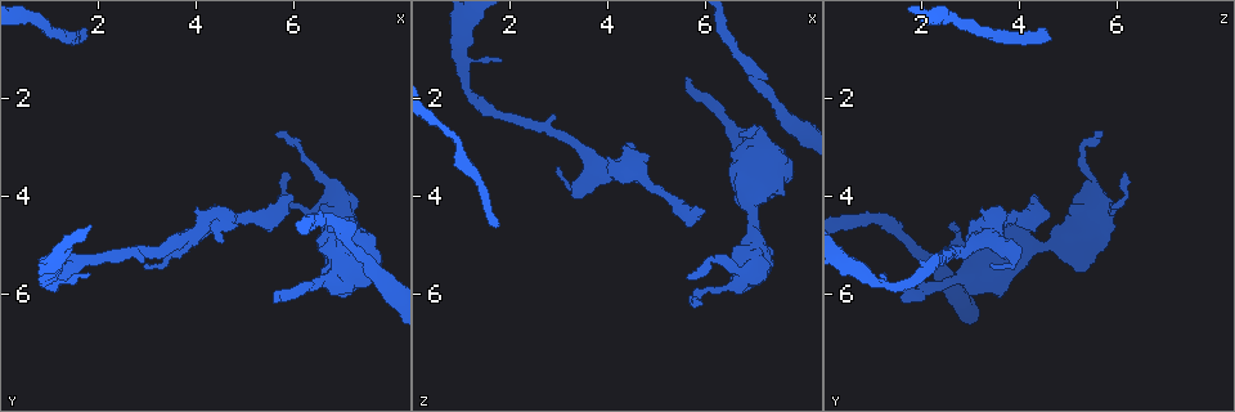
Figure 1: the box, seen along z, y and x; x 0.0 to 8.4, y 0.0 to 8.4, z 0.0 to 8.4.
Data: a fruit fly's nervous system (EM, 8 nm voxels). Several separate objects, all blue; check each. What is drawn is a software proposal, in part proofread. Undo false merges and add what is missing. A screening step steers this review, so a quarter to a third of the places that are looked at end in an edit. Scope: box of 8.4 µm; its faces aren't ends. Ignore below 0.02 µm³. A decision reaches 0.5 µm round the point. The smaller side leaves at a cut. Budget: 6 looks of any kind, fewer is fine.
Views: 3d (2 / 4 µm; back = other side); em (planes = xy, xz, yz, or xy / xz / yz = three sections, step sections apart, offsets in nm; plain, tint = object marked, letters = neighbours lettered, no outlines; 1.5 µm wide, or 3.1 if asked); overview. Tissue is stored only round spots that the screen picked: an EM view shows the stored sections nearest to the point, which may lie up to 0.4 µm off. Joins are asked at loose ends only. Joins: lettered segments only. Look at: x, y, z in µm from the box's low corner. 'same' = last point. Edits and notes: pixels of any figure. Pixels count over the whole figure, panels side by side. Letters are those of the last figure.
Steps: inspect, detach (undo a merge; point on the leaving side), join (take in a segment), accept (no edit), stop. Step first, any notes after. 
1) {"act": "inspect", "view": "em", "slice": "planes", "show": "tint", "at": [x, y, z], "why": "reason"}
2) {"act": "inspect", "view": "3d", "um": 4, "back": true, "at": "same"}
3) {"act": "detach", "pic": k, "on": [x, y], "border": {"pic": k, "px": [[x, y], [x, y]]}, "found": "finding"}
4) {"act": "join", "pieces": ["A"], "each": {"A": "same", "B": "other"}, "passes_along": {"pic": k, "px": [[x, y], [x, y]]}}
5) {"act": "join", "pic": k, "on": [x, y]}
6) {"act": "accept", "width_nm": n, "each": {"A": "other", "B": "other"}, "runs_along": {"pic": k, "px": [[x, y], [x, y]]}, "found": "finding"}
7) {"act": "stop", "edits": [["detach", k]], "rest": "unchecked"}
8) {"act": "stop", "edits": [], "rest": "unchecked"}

{"act": "inspect", "view": "3d", "um": 2, "back": true, "at": [5.65, 6.20, 1.60]}

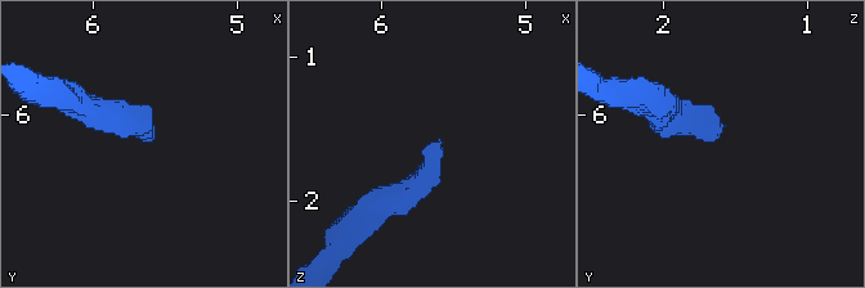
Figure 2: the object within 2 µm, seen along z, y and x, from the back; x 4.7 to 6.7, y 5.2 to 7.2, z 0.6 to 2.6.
{"act": "inspect", "view": "em", "slice": "planes", "show": "letters", "at": [5.58, 6.16, 1.68], "why": "need the tissue"}

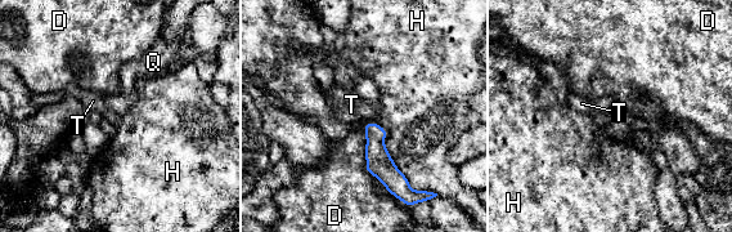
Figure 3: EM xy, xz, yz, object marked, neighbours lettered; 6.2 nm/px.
{"act": "accept", "longest_contact_nm": ["H", 600], "each": {"D": "other", "H": "other", "Q": "other", "T": "other"}, "border": {"pic": 3, "px": [[363, 132], [366, 169], [373, 177]]}, "found": "no lettered segment goes on from it"}

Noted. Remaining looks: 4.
{"act": "inspect", "view": "em", "slice": "xy", "step": 8, "show": "letters", "at": [1.80, 0.80, 4.60], "why": "tapers out"}

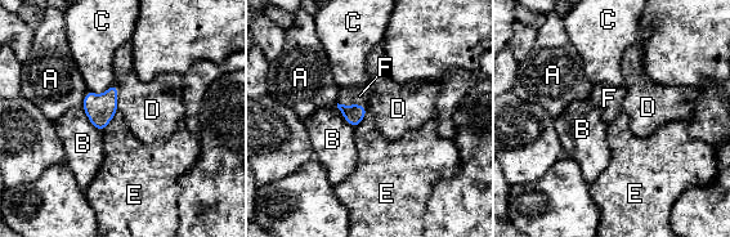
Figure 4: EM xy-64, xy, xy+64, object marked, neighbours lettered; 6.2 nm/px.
{"act": "join", "pieces": ["F"], "longest_contact_nm": ["B", 200], "each": {"A": "other", "B": "other", "C": "other", "D": "other", "E": "other", "F": "same"}, "passes_along": {"pic": 4, "px": [[354, 113], [352, 104], [359, 95]]}, "found": "it goes on there"}

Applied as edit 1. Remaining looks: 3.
{"act": "inspect", "view": "overview", "why": "redraw"}

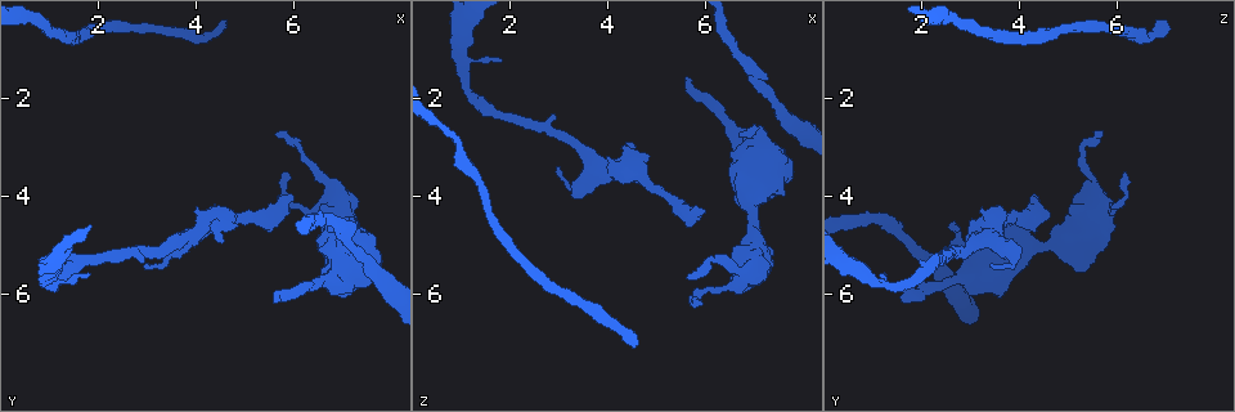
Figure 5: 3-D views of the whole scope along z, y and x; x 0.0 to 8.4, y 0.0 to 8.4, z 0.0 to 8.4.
{"act": "inspect", "view": "em", "slice": "xz", "step": 4, "show": "tint", "at": [5.60, 2.70, 5.70], "why": "an open end"}

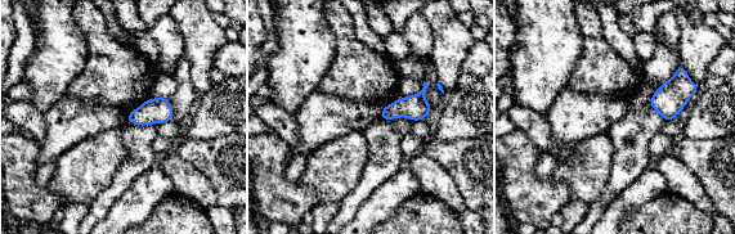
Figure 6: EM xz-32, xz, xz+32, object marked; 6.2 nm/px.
{"act": "inspect", "view": "em", "slice": "planes", "show": "letters", "at": "same", "why": "another direction"}

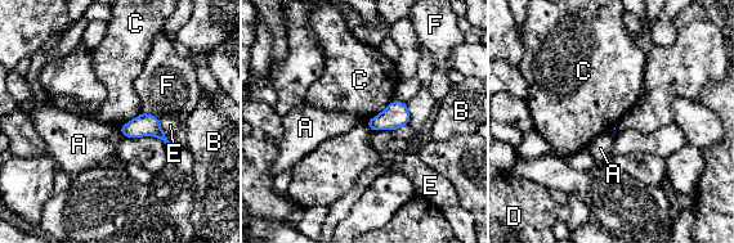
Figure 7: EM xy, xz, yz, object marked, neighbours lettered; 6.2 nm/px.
{"act": "accept", "each": {"A": "other", "B": "other", "C": "other", "D": "other", "E": "other", "F": "other"}, "border": {"pic": 7, "px": [[393, 99], [366, 124]]}, "found": "none of them fits"}

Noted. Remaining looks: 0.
{"act": "stop", "edits": [["join", 4]], "rest": "unchecked"}

